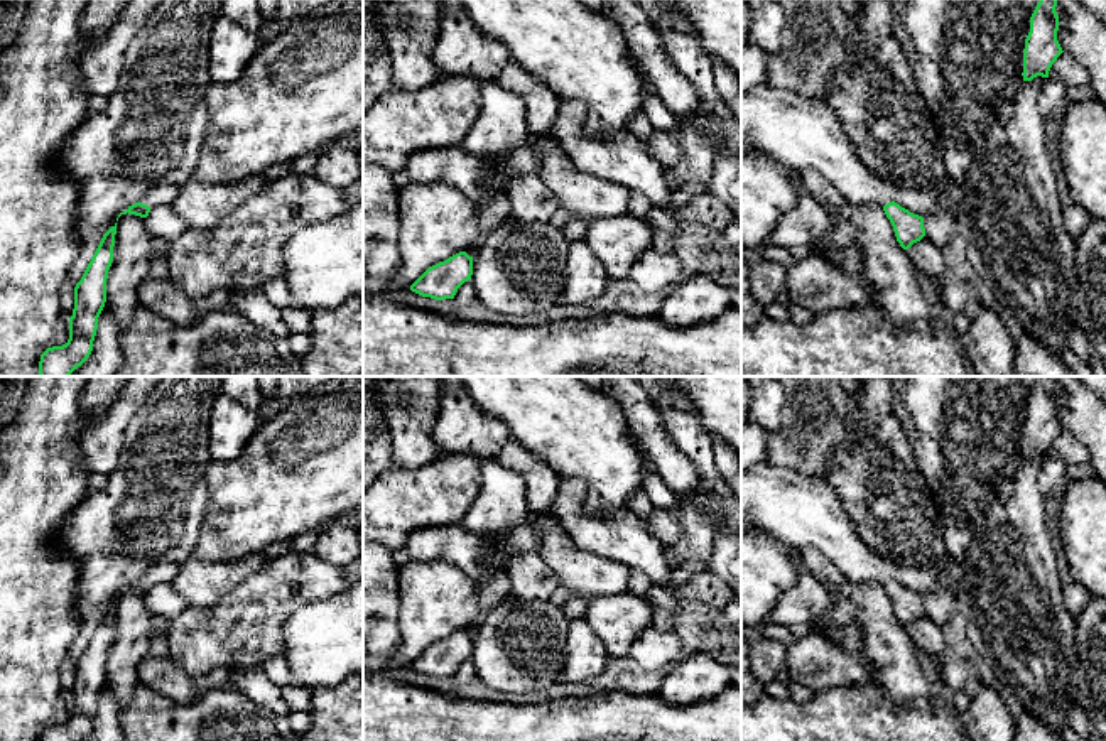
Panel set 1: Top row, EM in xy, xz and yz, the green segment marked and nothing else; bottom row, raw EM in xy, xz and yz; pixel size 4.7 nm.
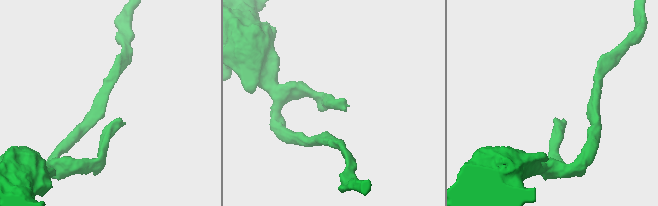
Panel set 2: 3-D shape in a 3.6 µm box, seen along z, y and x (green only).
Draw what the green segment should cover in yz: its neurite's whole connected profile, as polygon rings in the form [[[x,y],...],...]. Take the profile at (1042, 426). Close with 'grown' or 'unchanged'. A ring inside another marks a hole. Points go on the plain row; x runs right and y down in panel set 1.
[[[1040,376],[1030,395],[1030,410],[1023,427],[1023,459],[1032,459],[1037,454],[1049,456],[1052,442],[1064,430],[1057,419],[1055,385],[1057,376]]]; unchanged

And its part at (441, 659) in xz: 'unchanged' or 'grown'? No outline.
unchanged

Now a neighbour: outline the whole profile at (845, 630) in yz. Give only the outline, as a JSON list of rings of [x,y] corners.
[[[824,586],[832,598],[832,608],[821,616],[821,619],[824,619],[829,628],[816,635],[849,653],[865,657],[865,638],[854,606],[834,586]]]

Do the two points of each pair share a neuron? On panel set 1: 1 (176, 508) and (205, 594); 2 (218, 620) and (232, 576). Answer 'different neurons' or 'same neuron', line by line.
1: different neurons
2: different neurons

